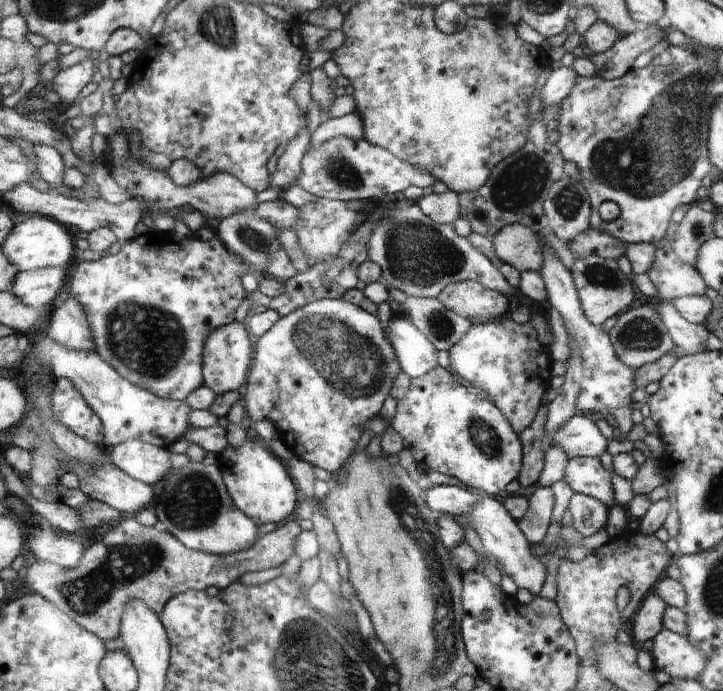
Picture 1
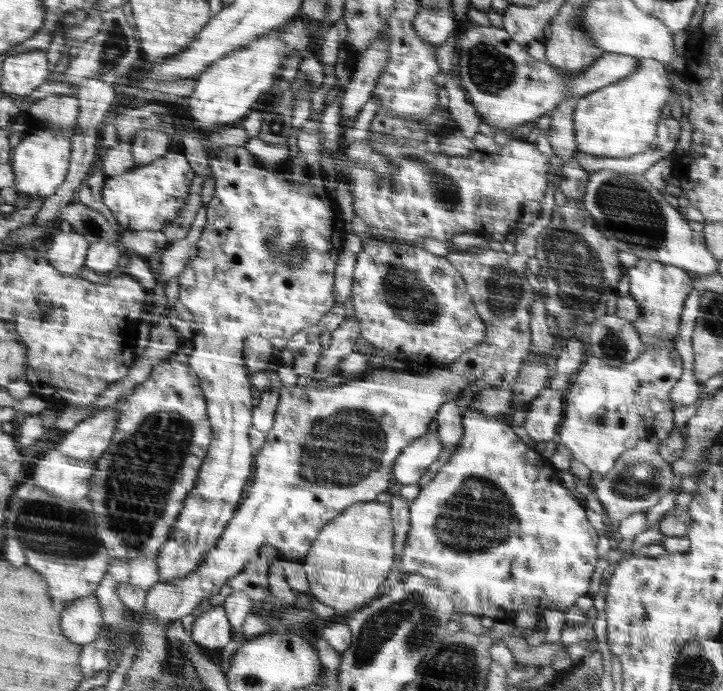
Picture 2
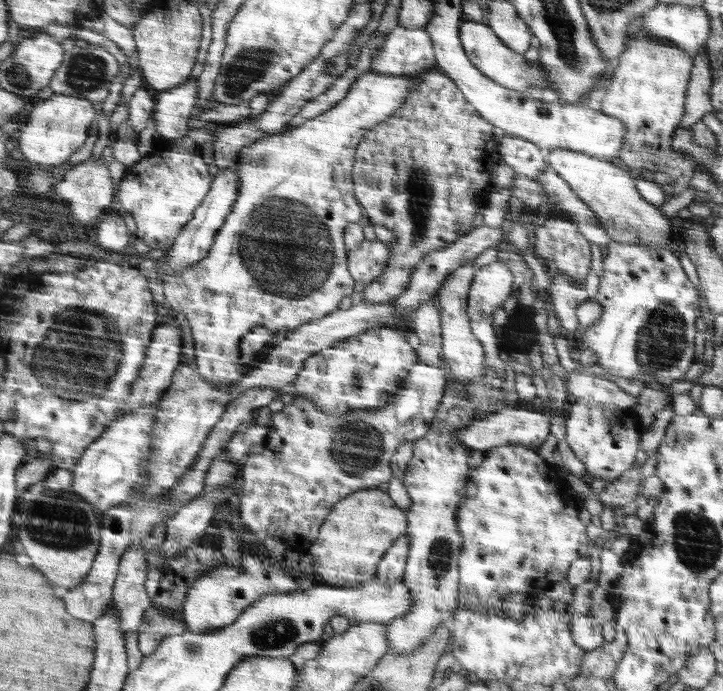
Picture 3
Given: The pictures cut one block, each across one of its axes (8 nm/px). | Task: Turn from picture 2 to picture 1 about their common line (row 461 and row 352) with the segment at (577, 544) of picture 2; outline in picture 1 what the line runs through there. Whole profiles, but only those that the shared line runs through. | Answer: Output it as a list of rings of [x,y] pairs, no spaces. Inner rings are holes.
[[[510,316],[475,322],[462,341],[448,350],[450,367],[454,374],[484,391],[508,417],[508,422],[521,433],[528,429],[539,414],[540,398],[550,380],[550,356],[536,340],[532,324],[516,324]],[[526,350],[526,352],[524,352]],[[526,368],[526,372],[524,372]],[[542,370],[542,376],[540,376]]]

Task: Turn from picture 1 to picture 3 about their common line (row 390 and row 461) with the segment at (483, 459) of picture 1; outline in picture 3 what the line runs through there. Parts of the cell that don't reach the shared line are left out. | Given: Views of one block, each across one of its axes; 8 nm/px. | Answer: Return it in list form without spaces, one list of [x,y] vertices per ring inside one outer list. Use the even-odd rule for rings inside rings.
[[[484,368],[483,375],[468,381],[465,387],[456,380],[454,373],[449,373],[447,392],[443,396],[442,403],[435,412],[434,422],[431,430],[422,439],[413,442],[413,457],[409,460],[403,474],[403,485],[411,498],[411,505],[408,507],[408,528],[407,536],[410,540],[410,554],[407,556],[406,575],[403,577],[404,586],[410,590],[412,609],[408,614],[392,620],[386,625],[386,638],[388,638],[389,650],[397,653],[413,653],[416,647],[428,642],[430,636],[434,636],[434,630],[440,628],[440,624],[450,623],[450,619],[459,605],[459,555],[464,540],[459,526],[457,525],[457,513],[461,500],[467,496],[469,482],[471,448],[458,442],[455,437],[457,430],[468,426],[476,418],[486,418],[495,410],[502,411],[504,394],[502,394],[502,380],[488,368]]]

